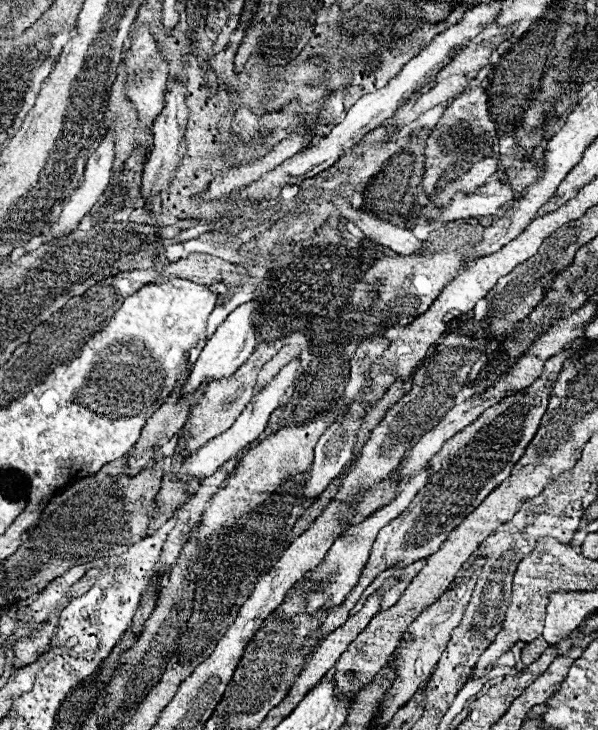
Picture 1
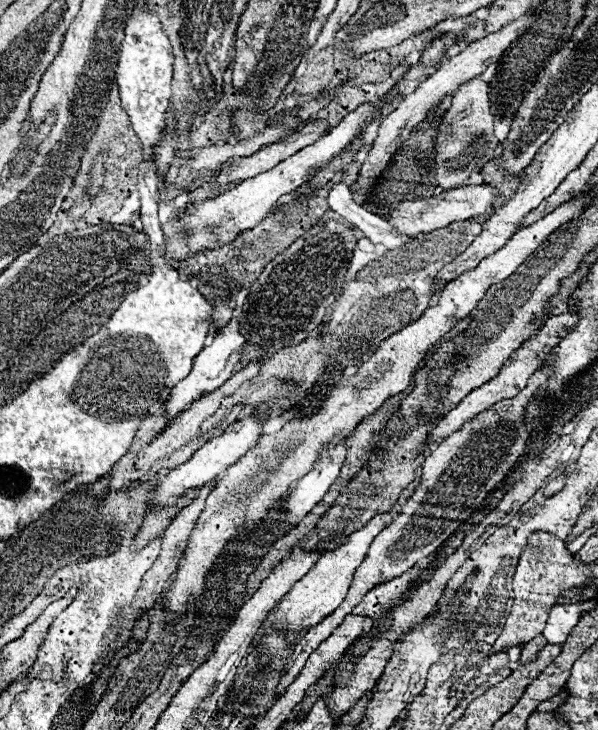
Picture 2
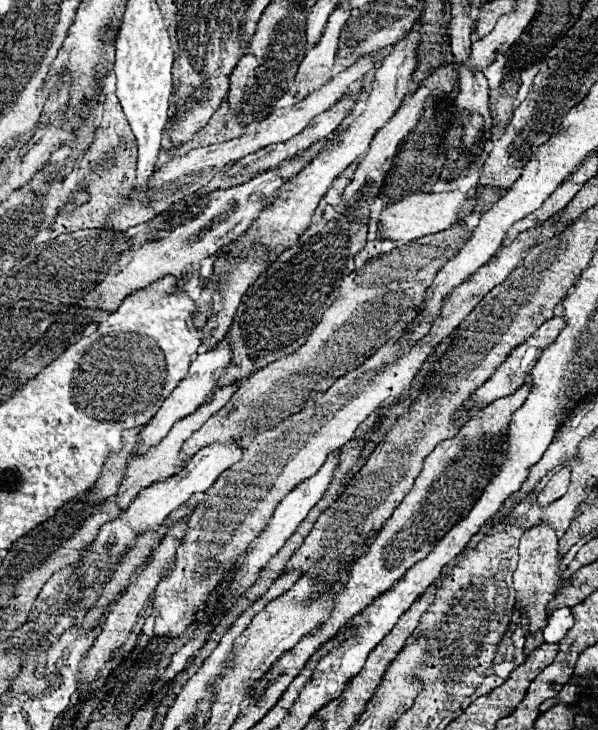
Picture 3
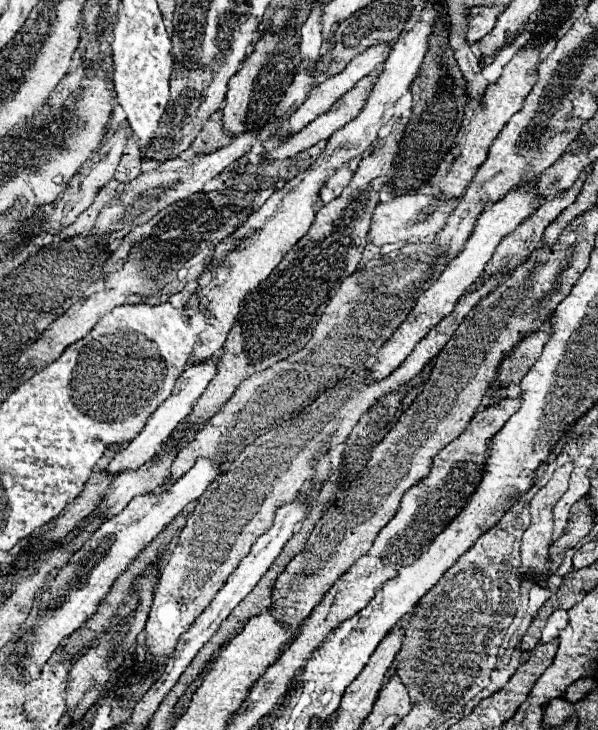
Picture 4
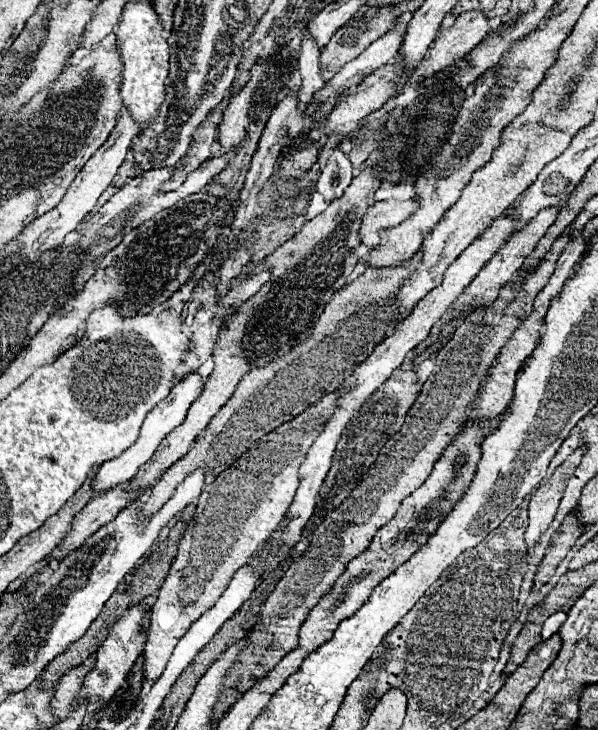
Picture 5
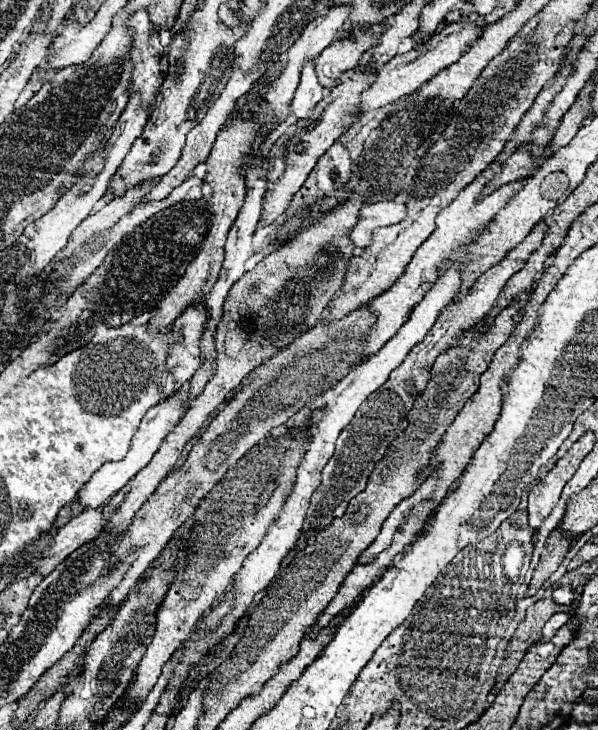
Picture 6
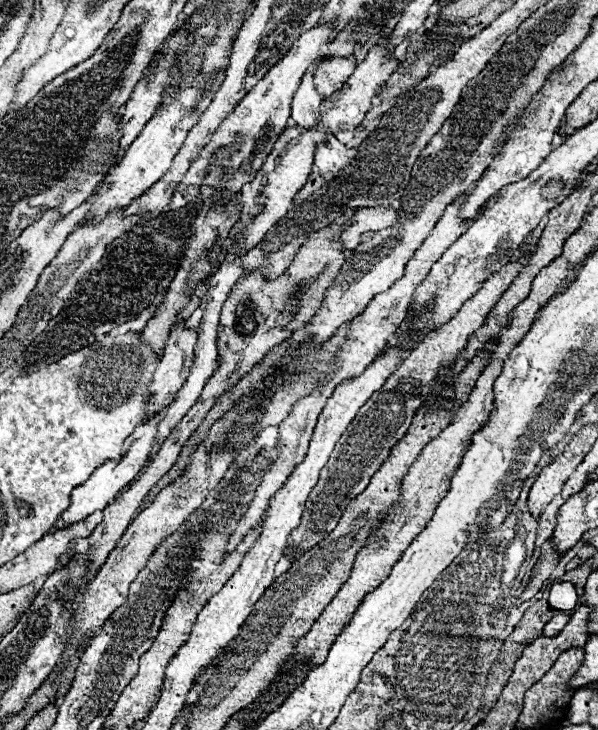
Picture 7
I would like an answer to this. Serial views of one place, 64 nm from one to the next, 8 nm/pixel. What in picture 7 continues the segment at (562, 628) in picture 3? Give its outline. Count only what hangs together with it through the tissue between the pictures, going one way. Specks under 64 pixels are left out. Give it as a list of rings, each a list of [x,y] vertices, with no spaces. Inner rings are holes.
[[[558,614],[558,616],[554,616],[550,622],[546,622],[546,626],[544,626],[544,636],[548,636],[548,638],[552,638],[552,636],[556,636],[558,632],[562,632],[562,628],[568,624],[568,614]]]

